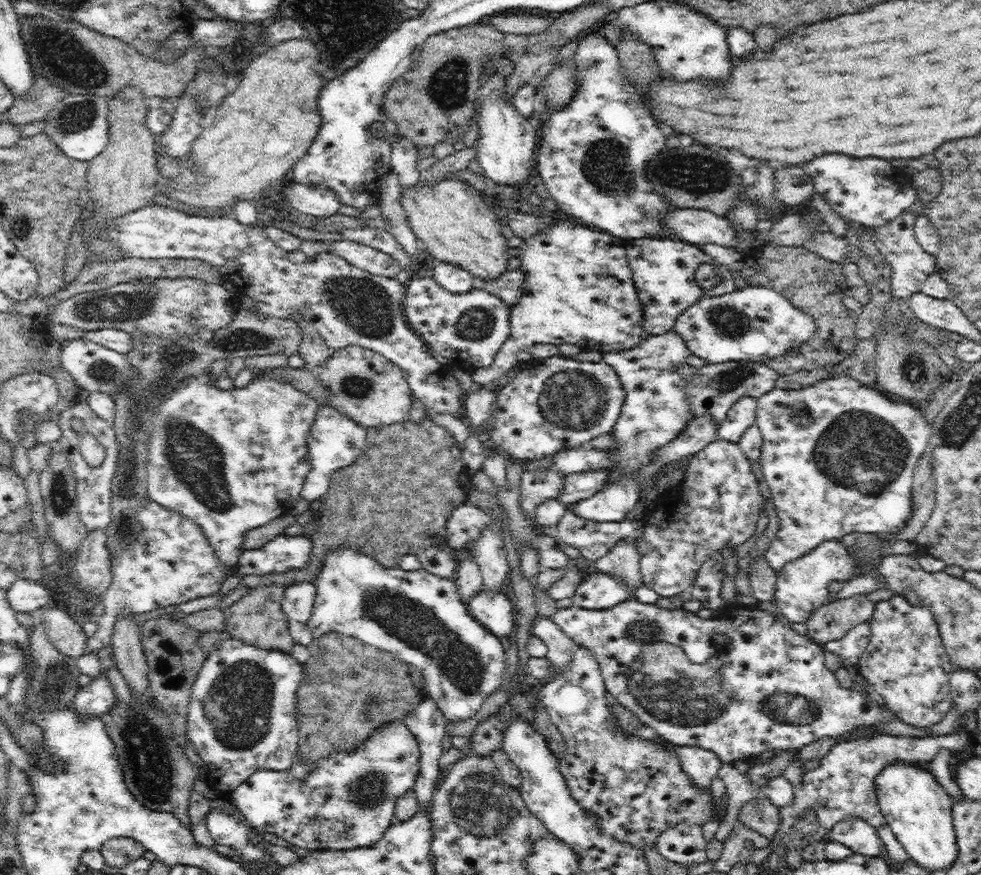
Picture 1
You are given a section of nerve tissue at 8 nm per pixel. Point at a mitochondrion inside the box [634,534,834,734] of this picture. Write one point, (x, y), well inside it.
(784, 707)

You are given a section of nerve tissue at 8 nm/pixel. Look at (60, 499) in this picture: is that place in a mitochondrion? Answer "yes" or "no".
yes

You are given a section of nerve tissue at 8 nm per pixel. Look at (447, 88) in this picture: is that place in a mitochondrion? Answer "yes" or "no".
yes

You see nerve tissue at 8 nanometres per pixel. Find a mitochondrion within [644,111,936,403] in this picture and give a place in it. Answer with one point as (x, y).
(695, 174)

